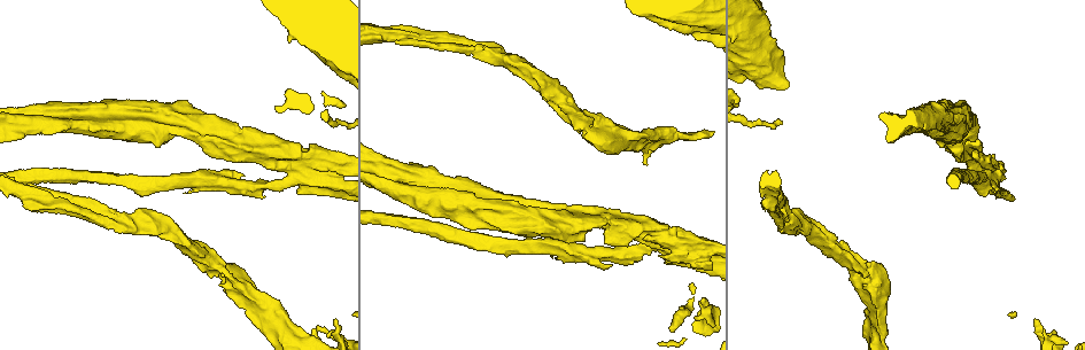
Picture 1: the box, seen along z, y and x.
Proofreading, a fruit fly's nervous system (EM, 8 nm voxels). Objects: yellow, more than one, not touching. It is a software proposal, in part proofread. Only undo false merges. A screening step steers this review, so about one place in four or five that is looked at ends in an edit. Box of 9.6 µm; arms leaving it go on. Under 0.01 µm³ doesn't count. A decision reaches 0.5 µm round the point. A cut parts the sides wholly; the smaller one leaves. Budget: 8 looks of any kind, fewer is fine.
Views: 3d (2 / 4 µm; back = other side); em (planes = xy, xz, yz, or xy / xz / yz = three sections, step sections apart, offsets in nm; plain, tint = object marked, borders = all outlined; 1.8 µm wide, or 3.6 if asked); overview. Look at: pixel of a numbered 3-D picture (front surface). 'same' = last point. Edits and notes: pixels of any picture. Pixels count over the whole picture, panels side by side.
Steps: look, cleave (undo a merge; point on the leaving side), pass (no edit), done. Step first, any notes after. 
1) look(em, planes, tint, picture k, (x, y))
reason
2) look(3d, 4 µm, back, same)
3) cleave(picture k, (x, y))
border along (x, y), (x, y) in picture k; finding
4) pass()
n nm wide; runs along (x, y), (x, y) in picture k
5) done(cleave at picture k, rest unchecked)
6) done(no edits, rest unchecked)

look(3d, 2 µm, back, picture 1, (596, 253))

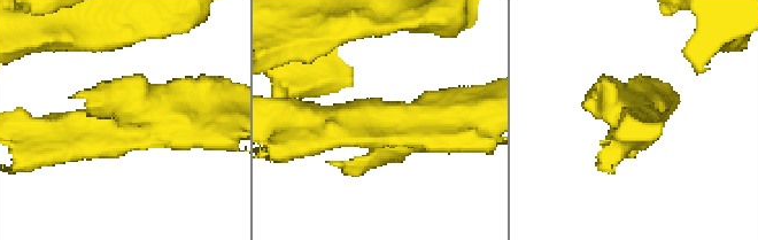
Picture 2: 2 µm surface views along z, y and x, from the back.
look(em, 3.6 µm, planes, tint, picture 2, (383, 126))
need the tissue

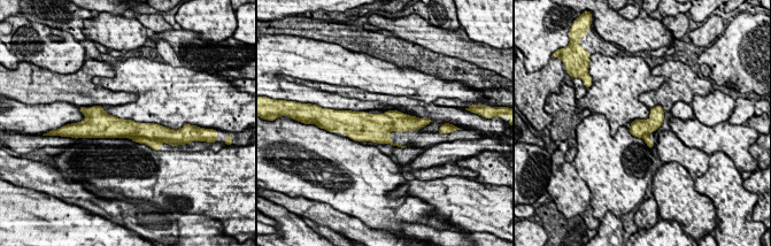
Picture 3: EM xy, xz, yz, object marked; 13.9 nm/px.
pass()
runs along (94, 125), (160, 133) in picture 3; all the same neuron

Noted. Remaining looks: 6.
look(3d, 4 µm, picture 1, (879, 300))
a fork

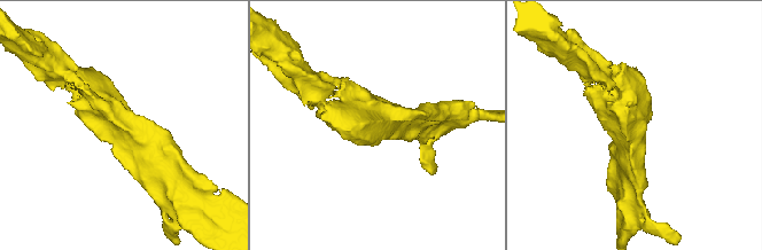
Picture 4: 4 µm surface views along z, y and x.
look(em, xz, step 16, tint, picture 4, (632, 129))
3 arms; arms of 240, 280, 550 nm; need the tissue

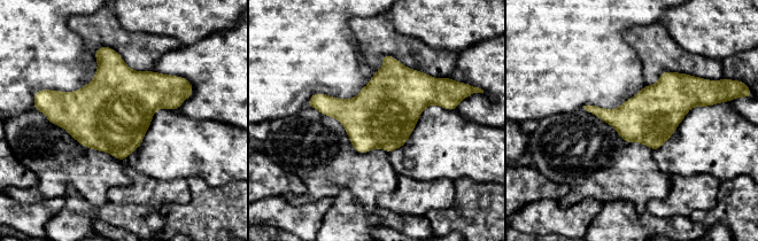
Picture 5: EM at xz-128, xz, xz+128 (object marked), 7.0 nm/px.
look(em, planes, borders, same)

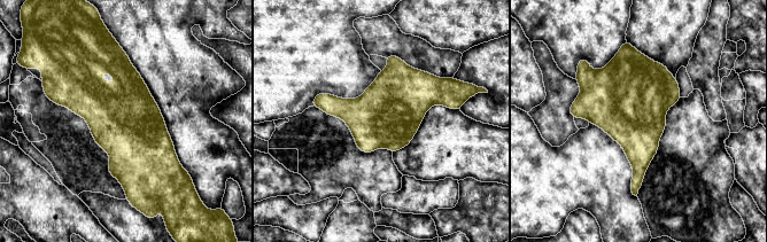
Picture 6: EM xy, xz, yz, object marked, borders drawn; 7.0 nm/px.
pass()
continuous, no second neuron

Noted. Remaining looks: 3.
look(3d, 4 µm, back, picture 1, (81, 117))
calibre changes

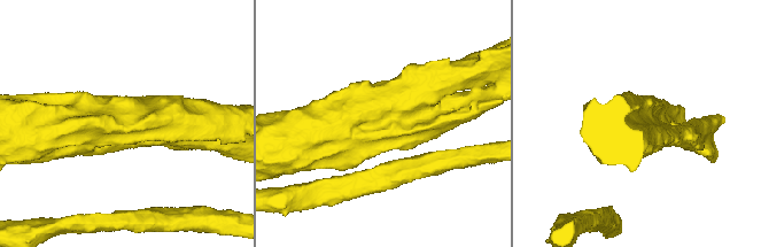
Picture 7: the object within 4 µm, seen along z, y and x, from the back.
look(em, 3.6 µm, xz, step 8, tint, picture 7, (388, 120))
need the tissue

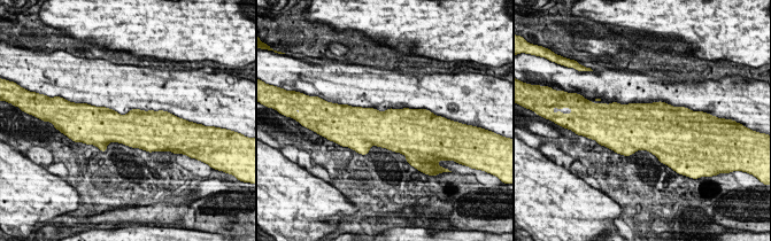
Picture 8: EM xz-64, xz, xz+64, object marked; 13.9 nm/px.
pass()
500 nm wide; one neuron here

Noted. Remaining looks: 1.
done(no edits, rest unchecked)

